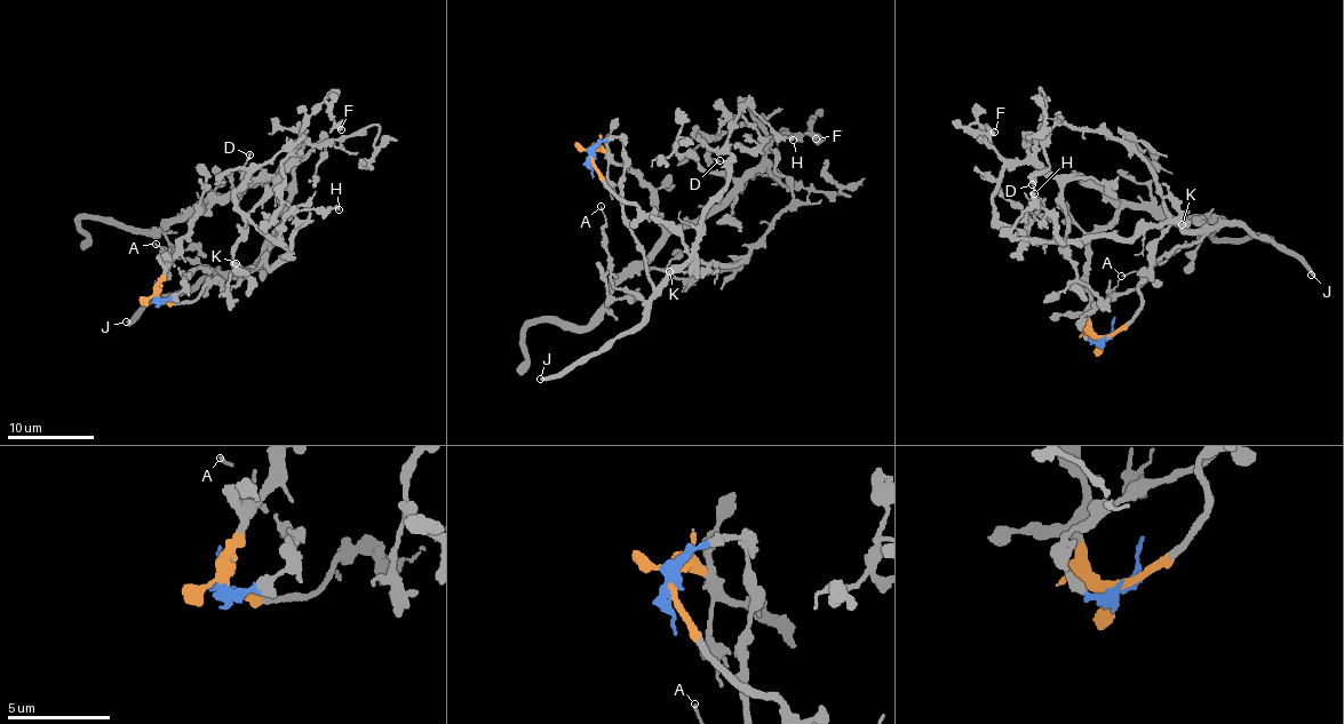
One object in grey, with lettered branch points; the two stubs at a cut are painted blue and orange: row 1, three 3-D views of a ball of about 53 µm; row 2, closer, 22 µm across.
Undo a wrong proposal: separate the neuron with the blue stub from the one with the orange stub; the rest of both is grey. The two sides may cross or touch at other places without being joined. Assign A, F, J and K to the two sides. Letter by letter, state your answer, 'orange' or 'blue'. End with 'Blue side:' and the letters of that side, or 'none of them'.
A: blue
F: orange
J: blue
K: orange
Blue side: A, J

